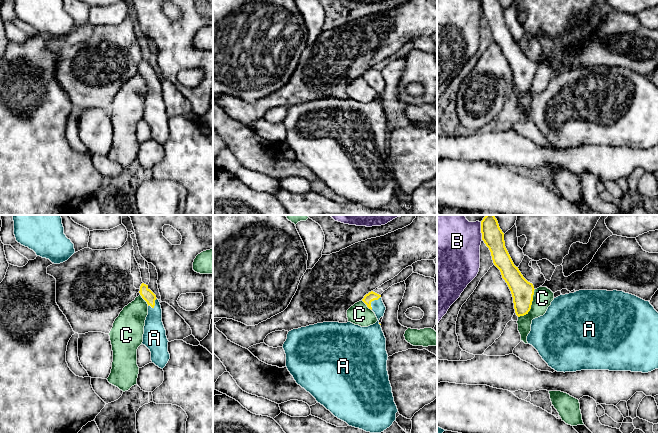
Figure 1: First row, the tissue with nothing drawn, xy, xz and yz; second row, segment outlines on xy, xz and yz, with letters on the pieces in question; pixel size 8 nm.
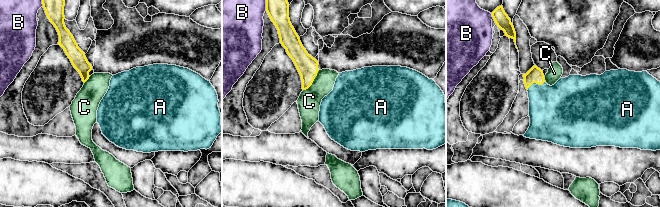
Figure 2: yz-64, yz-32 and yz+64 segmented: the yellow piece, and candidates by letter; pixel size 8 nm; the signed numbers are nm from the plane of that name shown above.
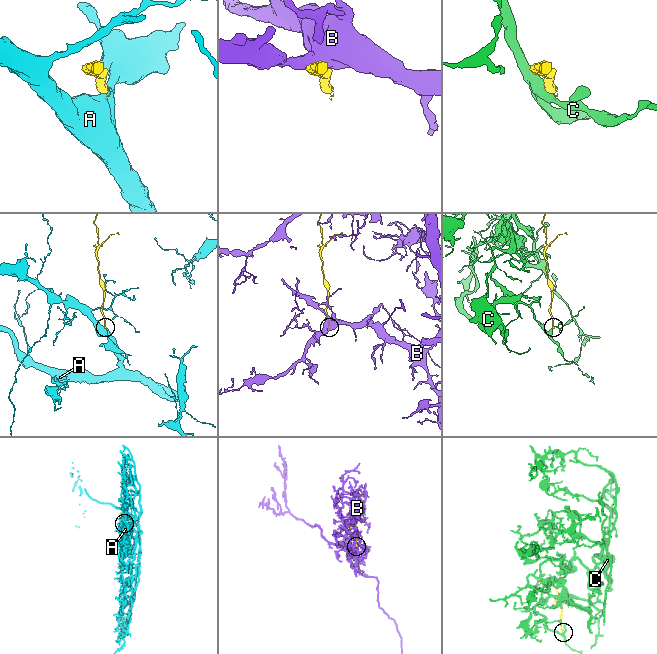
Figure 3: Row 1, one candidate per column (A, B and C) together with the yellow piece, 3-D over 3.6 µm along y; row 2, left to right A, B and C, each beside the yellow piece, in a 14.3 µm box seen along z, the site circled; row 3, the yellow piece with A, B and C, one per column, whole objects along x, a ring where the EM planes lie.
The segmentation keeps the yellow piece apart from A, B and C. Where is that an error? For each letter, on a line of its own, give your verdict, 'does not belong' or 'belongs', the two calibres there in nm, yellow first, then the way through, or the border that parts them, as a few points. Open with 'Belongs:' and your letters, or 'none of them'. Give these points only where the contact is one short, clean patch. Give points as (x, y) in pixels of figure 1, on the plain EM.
Belongs: A
A: belongs; calibres 80 and 120 nm; way xz (371, 72), (372, 76), (378, 83), (374, 107)
B: does not belong; calibres 170 and 400 nm
C: does not belong; calibres 180 and 160 nm; border yz (535, 65), (532, 71), (531, 84), (525, 90), (518, 93)

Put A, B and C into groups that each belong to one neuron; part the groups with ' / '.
A / B / C

